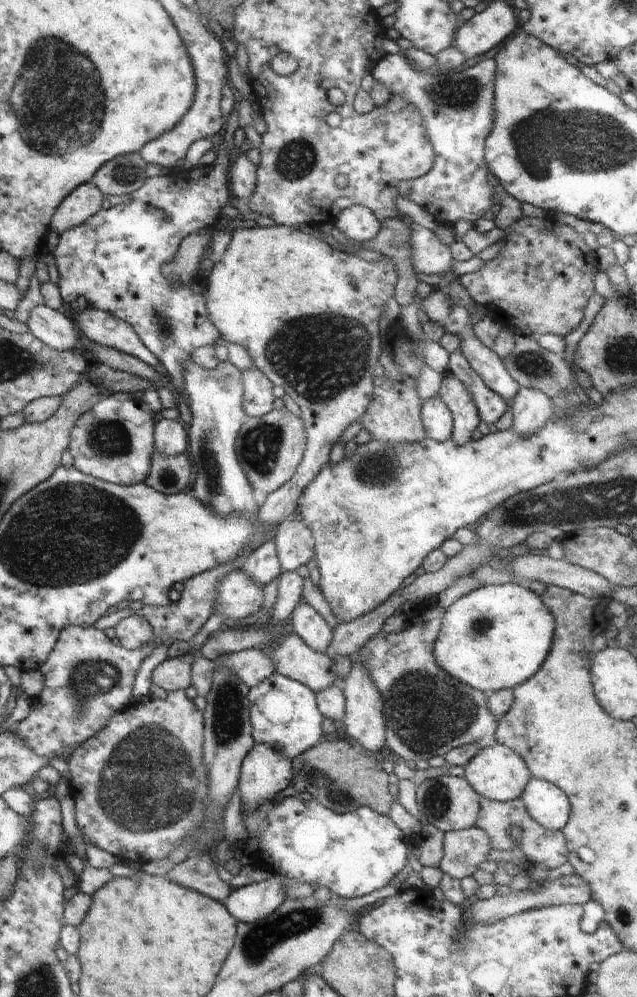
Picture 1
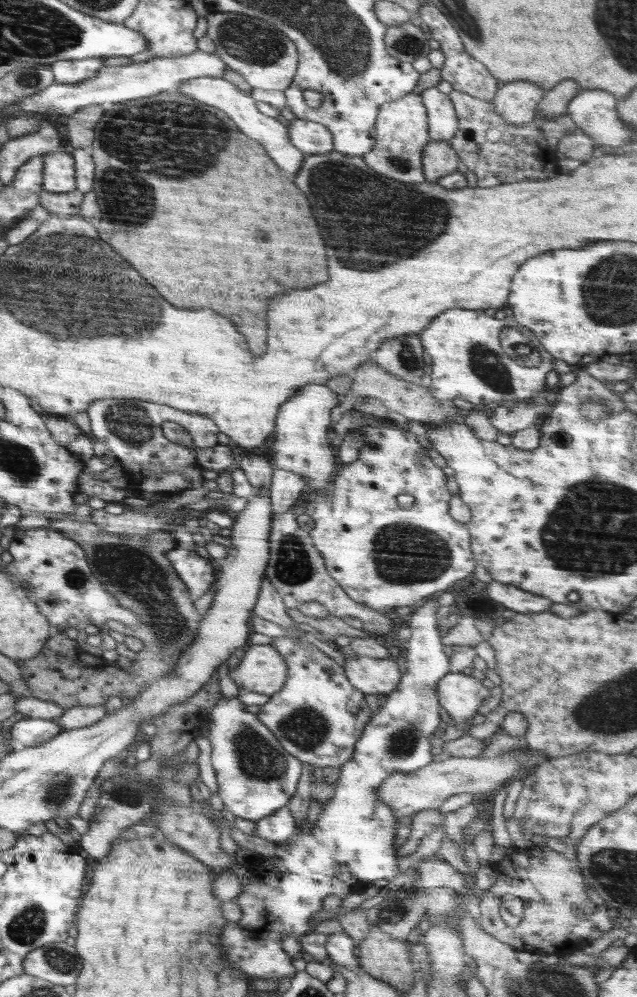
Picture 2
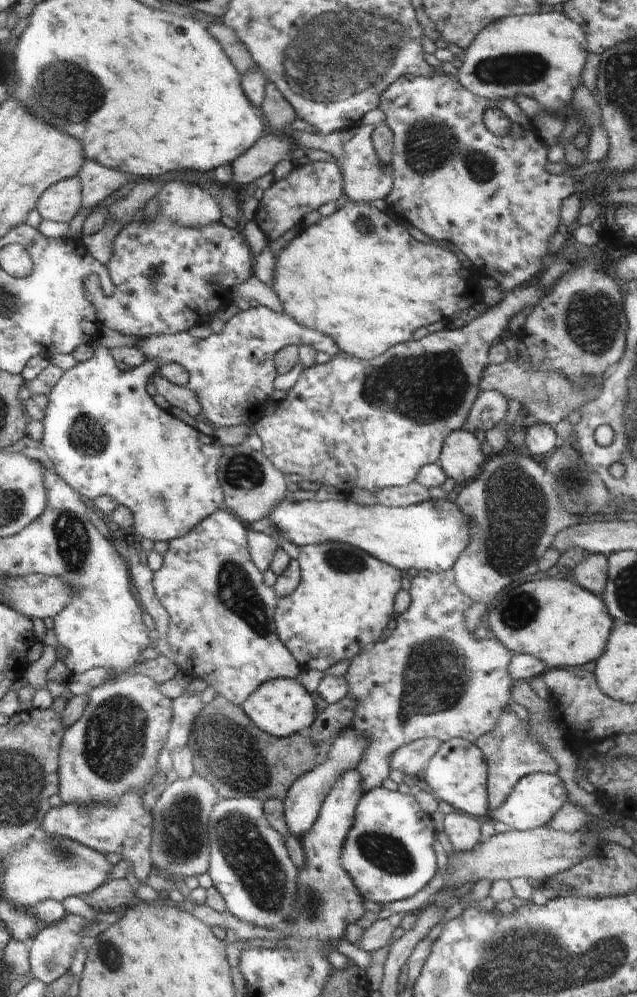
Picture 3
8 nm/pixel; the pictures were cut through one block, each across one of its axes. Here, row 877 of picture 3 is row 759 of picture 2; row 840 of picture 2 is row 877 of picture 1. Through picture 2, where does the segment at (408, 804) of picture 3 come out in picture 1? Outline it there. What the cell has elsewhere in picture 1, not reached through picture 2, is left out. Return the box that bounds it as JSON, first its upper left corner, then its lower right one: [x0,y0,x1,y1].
[243,796,407,898]

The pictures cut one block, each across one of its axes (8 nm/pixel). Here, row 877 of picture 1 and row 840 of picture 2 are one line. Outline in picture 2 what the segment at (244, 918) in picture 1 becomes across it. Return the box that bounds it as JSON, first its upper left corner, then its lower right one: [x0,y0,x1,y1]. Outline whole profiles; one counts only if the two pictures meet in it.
[256,807,297,844]

